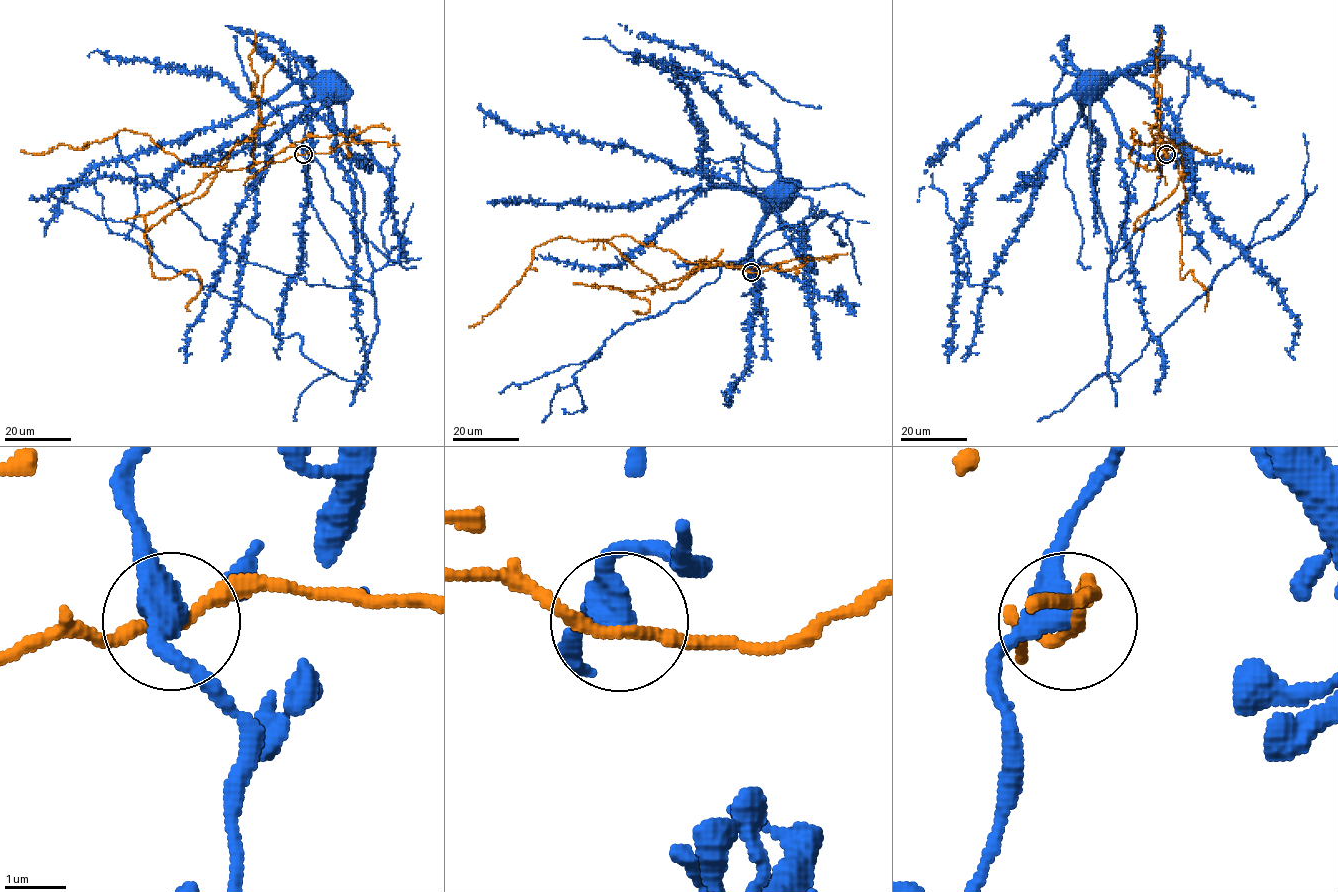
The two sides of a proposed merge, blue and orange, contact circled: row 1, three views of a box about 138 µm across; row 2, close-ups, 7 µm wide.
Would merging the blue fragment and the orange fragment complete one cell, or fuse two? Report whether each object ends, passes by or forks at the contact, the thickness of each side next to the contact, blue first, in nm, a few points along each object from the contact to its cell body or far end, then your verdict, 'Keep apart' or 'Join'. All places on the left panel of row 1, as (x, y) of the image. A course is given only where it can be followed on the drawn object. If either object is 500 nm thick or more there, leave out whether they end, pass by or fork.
At the ring blue passes by. At the ring orange passes by. Thickness 400 nm (blue) against 180 nm. Course of blue: (303, 154), (301, 145), (307, 115), (302, 88), (311, 76), (331, 86). Course of orange: (303, 154), (255, 164), (256, 134), (192, 193), (146, 214), (151, 272), (194, 270), (200, 278), (190, 311). Keep apart

